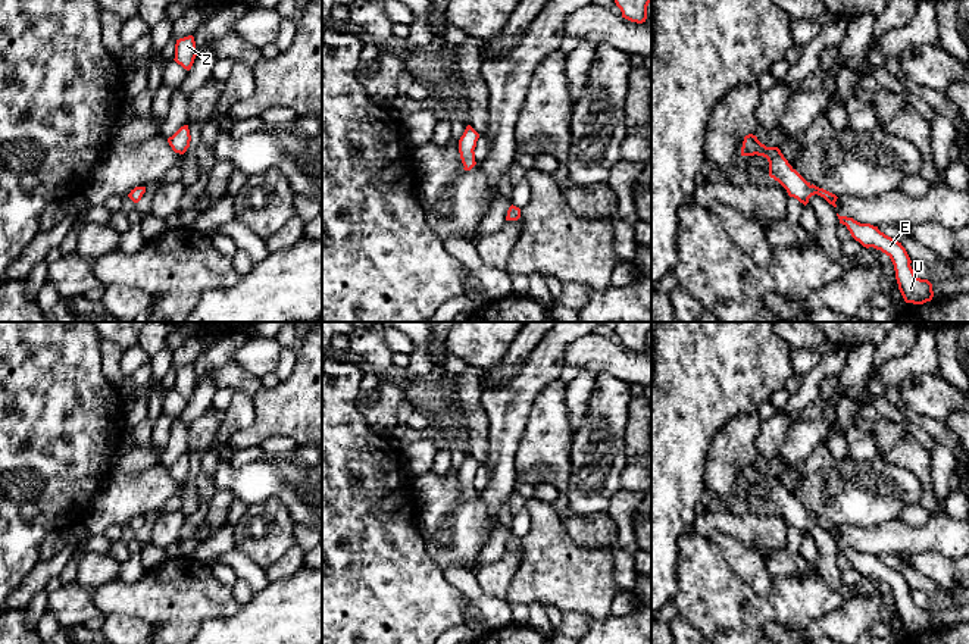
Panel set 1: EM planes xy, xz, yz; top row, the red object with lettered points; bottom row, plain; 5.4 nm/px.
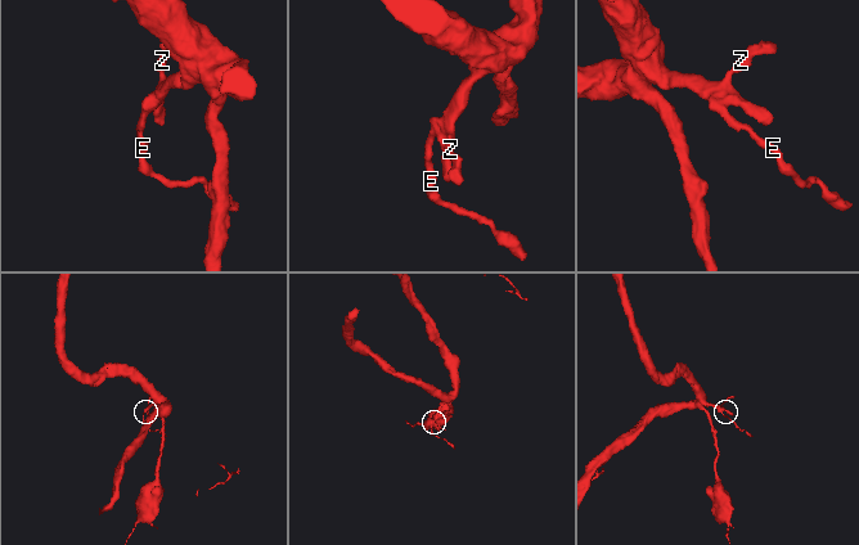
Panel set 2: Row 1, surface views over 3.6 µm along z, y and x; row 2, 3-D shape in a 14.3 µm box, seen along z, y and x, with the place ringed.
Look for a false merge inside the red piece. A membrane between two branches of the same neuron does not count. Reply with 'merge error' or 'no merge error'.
no merge error

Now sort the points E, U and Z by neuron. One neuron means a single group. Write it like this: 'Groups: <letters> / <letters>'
Groups: E U Z

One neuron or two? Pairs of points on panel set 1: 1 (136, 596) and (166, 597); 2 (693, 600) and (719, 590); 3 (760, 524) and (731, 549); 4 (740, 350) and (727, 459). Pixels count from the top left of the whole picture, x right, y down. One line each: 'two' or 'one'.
1: one
2: one
3: two
4: two

